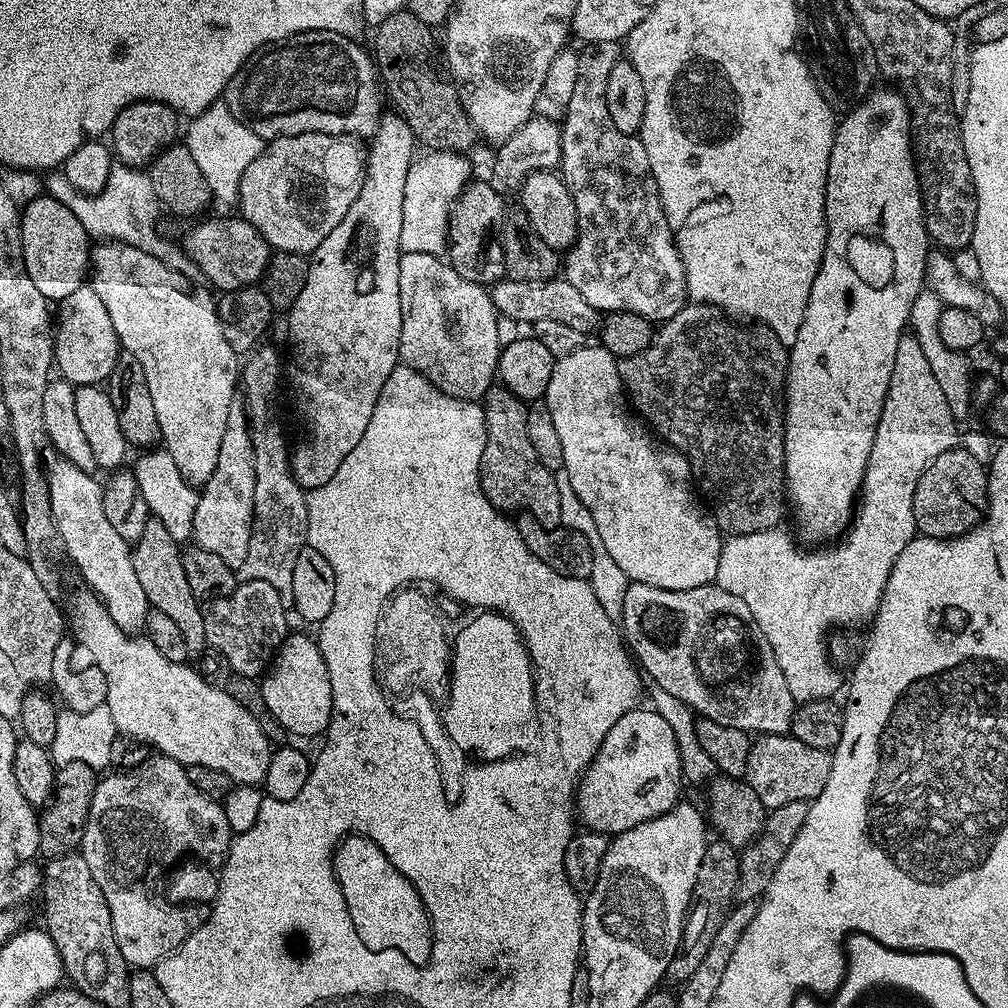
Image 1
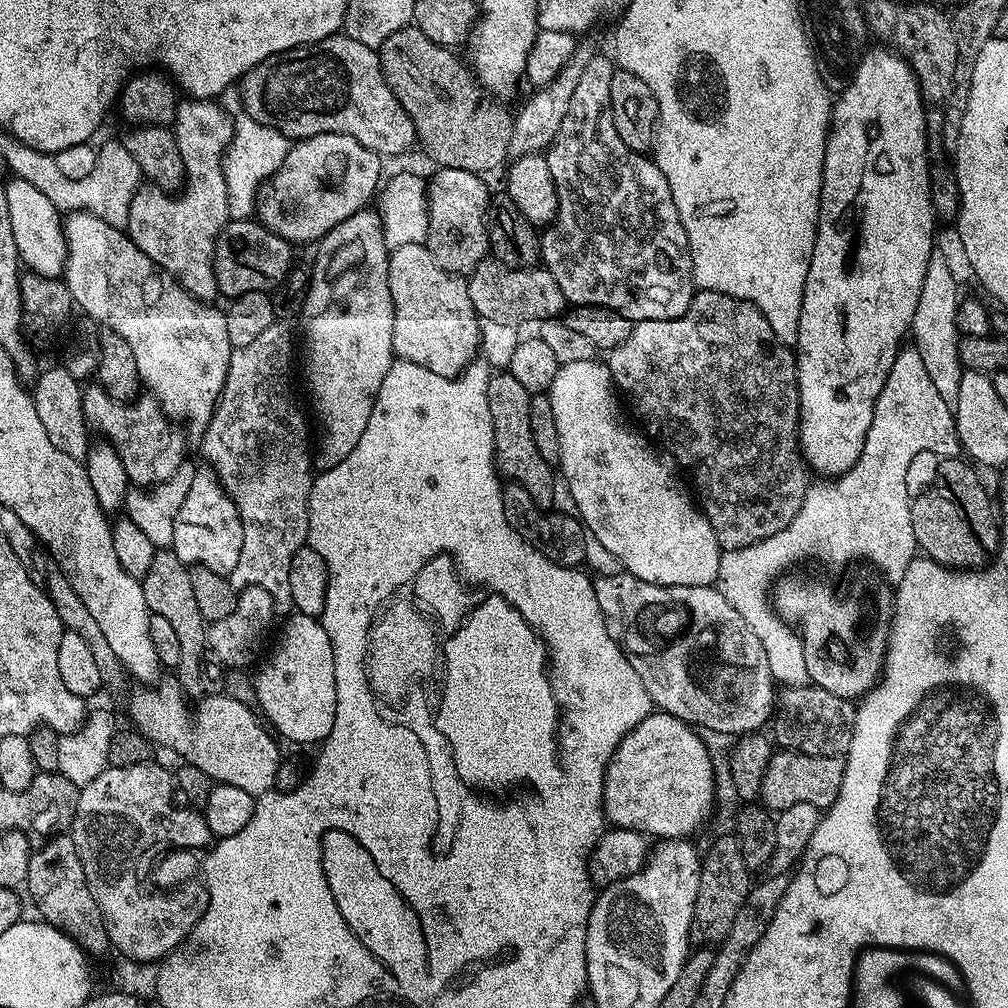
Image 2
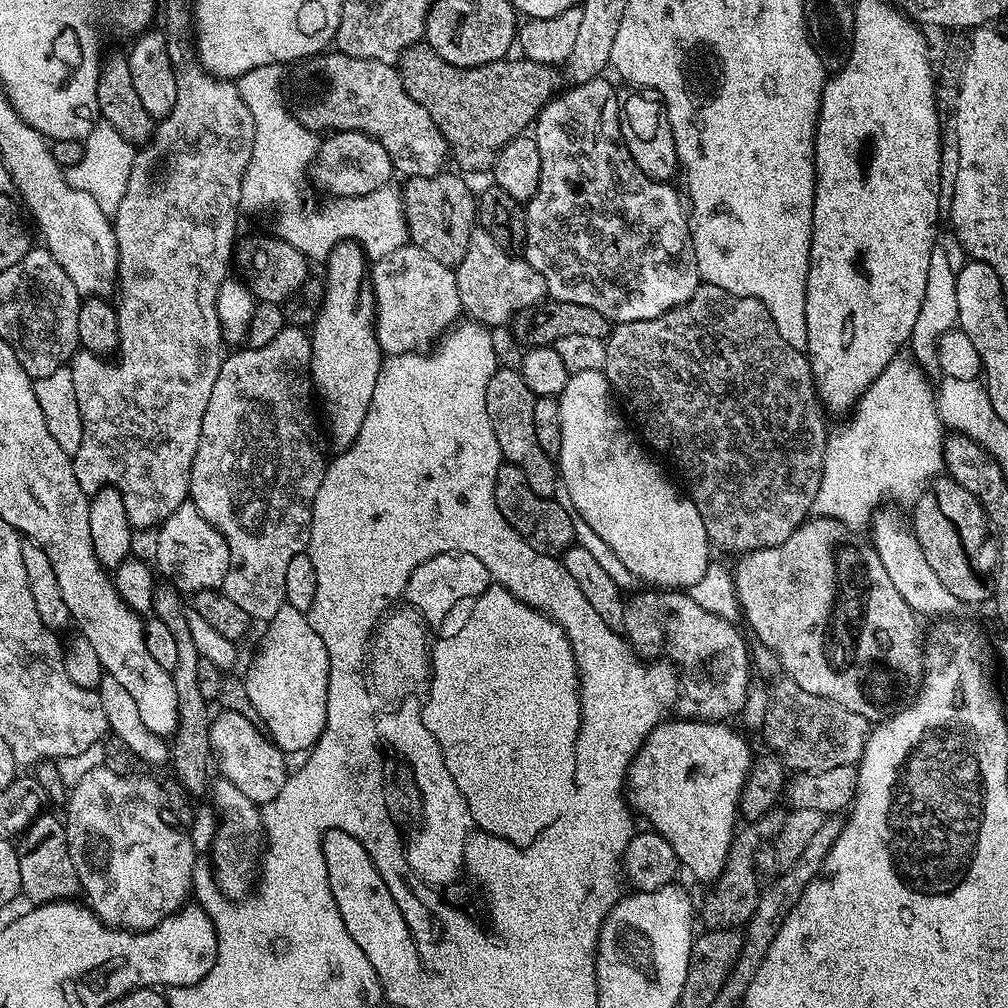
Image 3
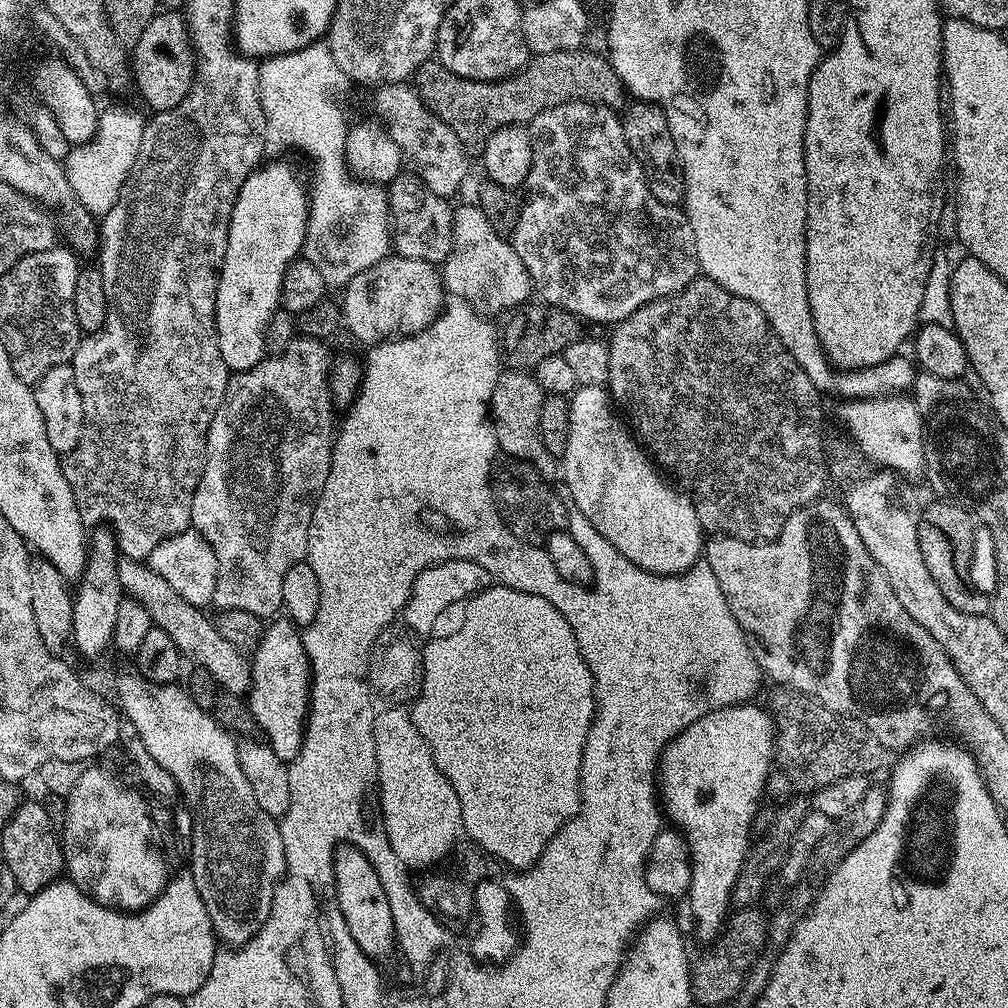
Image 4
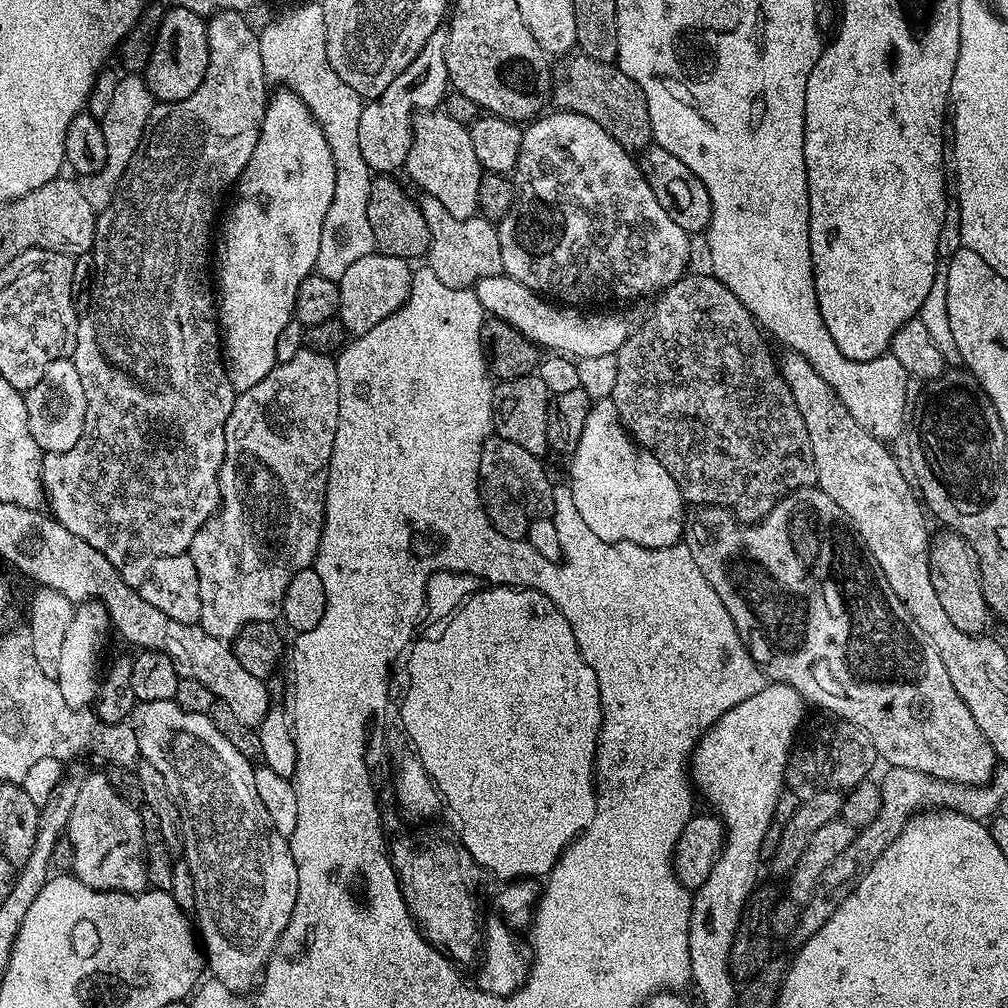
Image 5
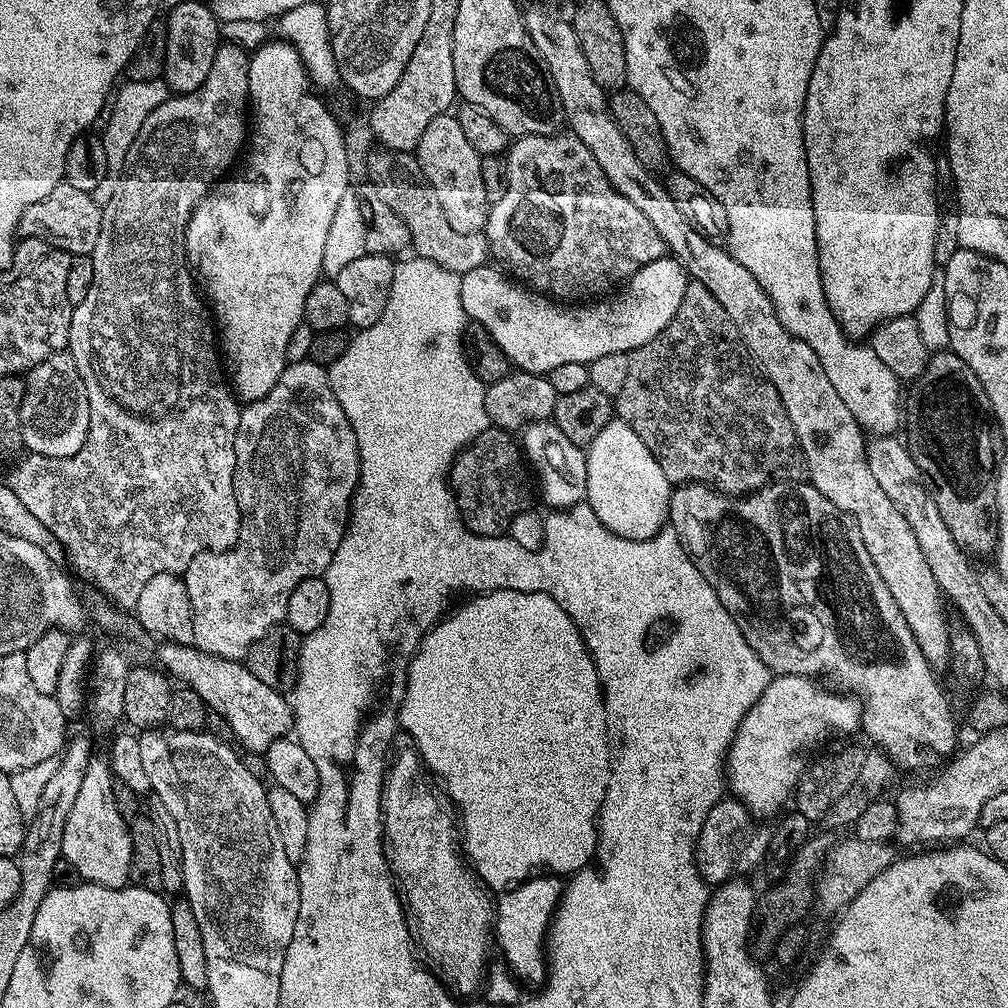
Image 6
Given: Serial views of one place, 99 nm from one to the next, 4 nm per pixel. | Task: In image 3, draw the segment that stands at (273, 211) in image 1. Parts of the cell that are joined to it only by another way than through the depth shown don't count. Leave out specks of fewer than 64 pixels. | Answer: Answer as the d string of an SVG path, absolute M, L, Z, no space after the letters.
M333 132L321 139L320 147L316 150L316 158L310 165L310 176L316 179L320 188L328 191L327 195L332 198L347 198L349 196L361 196L370 194L379 188L389 187L391 176L394 176L392 159L386 150L374 138L370 138L361 132Z

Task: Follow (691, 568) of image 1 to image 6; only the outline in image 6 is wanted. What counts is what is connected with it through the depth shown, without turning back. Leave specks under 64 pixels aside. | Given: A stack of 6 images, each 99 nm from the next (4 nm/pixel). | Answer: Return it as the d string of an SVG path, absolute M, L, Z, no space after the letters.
M613 418L609 424L602 426L598 438L588 445L586 449L586 490L584 495L587 504L594 510L598 522L606 526L614 534L631 540L648 540L657 536L660 529L669 523L668 503L672 497L673 485L668 483L666 474L662 474L662 466L646 450L642 438L630 430L630 426L624 420Z

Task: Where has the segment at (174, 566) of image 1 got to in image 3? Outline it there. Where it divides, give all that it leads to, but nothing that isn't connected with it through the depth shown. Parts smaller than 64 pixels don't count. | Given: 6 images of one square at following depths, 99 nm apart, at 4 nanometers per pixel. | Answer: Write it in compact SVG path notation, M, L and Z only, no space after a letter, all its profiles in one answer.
M167 582L161 583L154 594L152 612L155 619L166 622L166 627L172 631L178 645L178 662L171 673L174 690L178 694L178 716L180 721L176 724L174 739L170 744L170 768L176 771L173 772L175 779L179 780L180 785L187 790L189 796L198 798L207 788L209 791L208 764L210 768L210 759L214 754L212 739L210 738L213 717L208 716L210 702L206 698L202 698L202 689L198 686L198 662L202 658L194 646L194 638L190 636L190 626L188 625L189 609L186 607L185 597L179 588Z

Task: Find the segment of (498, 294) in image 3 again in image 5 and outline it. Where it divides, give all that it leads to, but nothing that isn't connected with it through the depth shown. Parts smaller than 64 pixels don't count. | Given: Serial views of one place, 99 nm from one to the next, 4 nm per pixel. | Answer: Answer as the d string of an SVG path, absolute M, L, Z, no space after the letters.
M421 195L418 200L426 226L430 226L430 246L426 253L427 267L432 269L446 286L471 289L482 278L499 276L502 272L502 254L496 233L497 225L477 214L469 220L459 220L438 202L438 198Z

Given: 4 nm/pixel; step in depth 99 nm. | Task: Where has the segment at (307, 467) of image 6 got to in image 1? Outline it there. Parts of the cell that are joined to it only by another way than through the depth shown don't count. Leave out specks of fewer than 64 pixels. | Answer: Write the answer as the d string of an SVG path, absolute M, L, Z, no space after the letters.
M264 347L253 348L242 364L242 396L245 396L243 399L252 430L254 514L250 550L246 550L246 562L235 569L235 574L240 582L250 579L270 582L278 590L282 606L288 610L294 602L294 561L308 543L308 498L292 473L290 440L288 444L283 426L272 413L271 396L276 392L280 376L282 380L282 360L280 364L279 354Z

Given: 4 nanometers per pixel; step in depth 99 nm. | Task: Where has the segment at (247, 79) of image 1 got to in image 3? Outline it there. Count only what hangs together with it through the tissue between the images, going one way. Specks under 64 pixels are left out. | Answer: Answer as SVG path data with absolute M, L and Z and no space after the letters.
M328 50L319 56L311 57L303 68L304 73L296 84L297 90L300 91L300 101L297 102L296 108L294 104L294 115L300 123L317 134L361 132L374 138L382 146L382 150L390 154L393 169L399 175L401 172L401 177L404 178L438 176L445 171L450 160L446 138L442 138L442 130L434 126L434 118L430 118L430 114L426 114L426 110L422 110L422 106L418 106L418 102L410 98L410 94L406 94L406 86L402 86L400 73L393 65L370 58L350 58L339 50Z

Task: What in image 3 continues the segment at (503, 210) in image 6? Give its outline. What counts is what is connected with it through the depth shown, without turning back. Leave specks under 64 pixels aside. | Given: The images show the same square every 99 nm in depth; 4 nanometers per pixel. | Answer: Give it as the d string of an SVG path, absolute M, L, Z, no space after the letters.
M608 78L588 80L585 84L574 84L567 89L553 95L552 99L544 105L543 110L534 121L534 135L538 142L538 158L542 158L542 174L538 182L538 190L527 201L524 209L526 218L526 238L522 245L523 259L527 260L542 278L548 287L548 296L562 302L578 302L578 306L591 306L598 310L609 322L625 324L626 322L638 322L646 318L658 318L658 314L666 314L674 306L686 302L694 294L694 290L700 287L700 271L696 261L696 251L692 241L692 232L688 228L688 214L685 201L681 193L671 187L671 183L663 180L651 180L630 158L630 150L624 145L624 139L620 133L620 102L618 91Z

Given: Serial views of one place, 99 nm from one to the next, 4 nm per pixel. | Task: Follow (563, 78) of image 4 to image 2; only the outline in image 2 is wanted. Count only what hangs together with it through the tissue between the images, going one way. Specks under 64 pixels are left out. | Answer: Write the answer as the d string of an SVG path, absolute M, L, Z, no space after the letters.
M415 26L394 30L394 34L390 34L390 38L386 38L386 42L378 49L384 80L390 86L394 98L398 98L398 102L402 102L402 108L410 114L416 127L419 147L424 147L429 158L440 168L489 174L495 168L503 169L509 159L514 116L511 111L508 113L508 108L504 105L507 103L496 98L490 98L492 100L486 101L480 108L482 85L471 67L465 61L463 64L456 54L453 49L443 48L438 42L426 38L426 34L422 34L422 30Z

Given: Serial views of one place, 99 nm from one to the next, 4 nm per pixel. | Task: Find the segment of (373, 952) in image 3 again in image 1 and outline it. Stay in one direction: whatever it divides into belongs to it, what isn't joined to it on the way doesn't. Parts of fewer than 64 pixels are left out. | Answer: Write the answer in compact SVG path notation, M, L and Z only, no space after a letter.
M355 834L345 836L336 845L332 869L338 878L342 898L346 898L350 918L354 918L358 935L368 948L399 954L409 964L424 966L429 963L432 955L432 923L428 921L428 911L416 887L393 866L390 858L386 858L372 839Z

